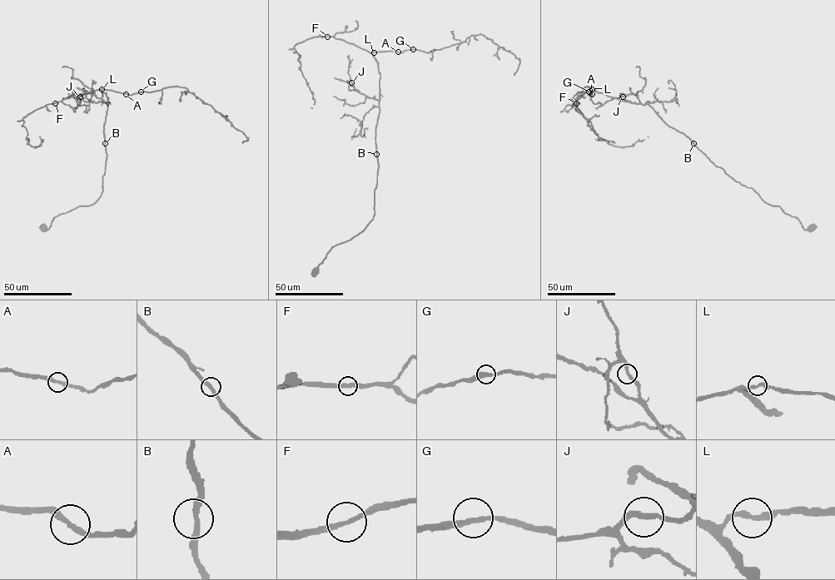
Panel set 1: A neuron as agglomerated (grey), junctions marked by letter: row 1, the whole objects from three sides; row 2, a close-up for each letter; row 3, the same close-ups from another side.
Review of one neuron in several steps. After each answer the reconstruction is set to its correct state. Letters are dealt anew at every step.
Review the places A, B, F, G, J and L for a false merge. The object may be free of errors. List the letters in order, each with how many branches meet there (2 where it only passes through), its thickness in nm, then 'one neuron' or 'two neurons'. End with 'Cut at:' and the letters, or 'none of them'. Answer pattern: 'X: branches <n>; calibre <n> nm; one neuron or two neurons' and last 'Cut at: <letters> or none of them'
A: branches 2; calibre 260 nm; one neuron
B: branches 2; calibre 280 nm; one neuron
F: branches 2; calibre 260 nm; one neuron
G: branches 2; calibre 260 nm; one neuron
J: branches 2; calibre 240 nm; one neuron
L: branches 2; calibre 260 nm; one neuron
Cut at: none of them

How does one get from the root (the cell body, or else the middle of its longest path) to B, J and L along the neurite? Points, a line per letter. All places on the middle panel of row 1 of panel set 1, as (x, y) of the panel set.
B: (315, 271), (332, 247), (357, 235), (372, 220), (379, 166), (376, 154)
J: (315, 271), (332, 247), (359, 235), (375, 214), (379, 101), (359, 92), (351, 82)
L: (315, 271), (332, 247), (359, 235), (375, 214), (380, 75), (373, 52)

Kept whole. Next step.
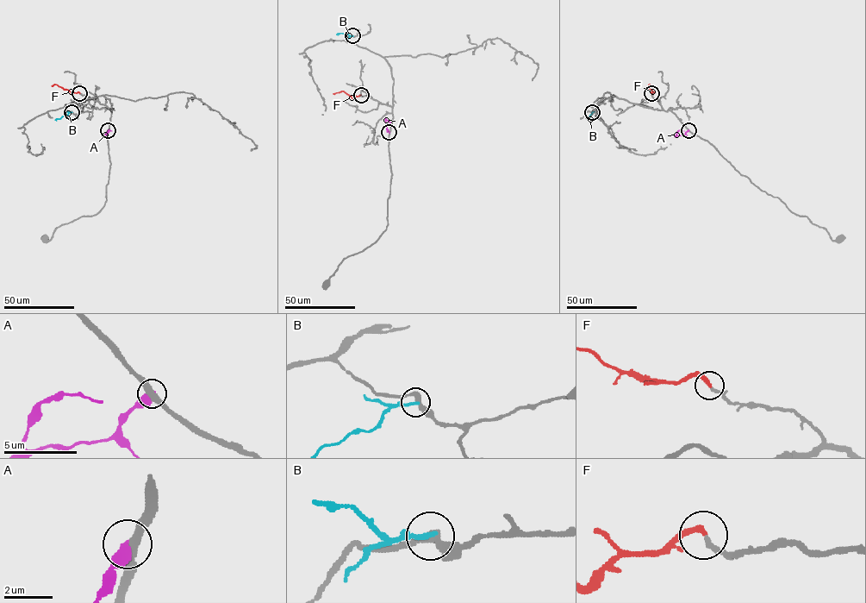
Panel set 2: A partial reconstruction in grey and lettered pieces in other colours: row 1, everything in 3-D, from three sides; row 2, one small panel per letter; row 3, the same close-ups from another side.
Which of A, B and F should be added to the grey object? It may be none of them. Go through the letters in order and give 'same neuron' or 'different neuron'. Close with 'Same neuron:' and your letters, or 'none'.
A: different neuron
B: different neuron
F: same neuron
Same neuron: F

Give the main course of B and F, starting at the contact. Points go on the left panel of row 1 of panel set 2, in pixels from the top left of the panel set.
B: (71, 112), (56, 121)
F: (79, 93), (52, 85)

